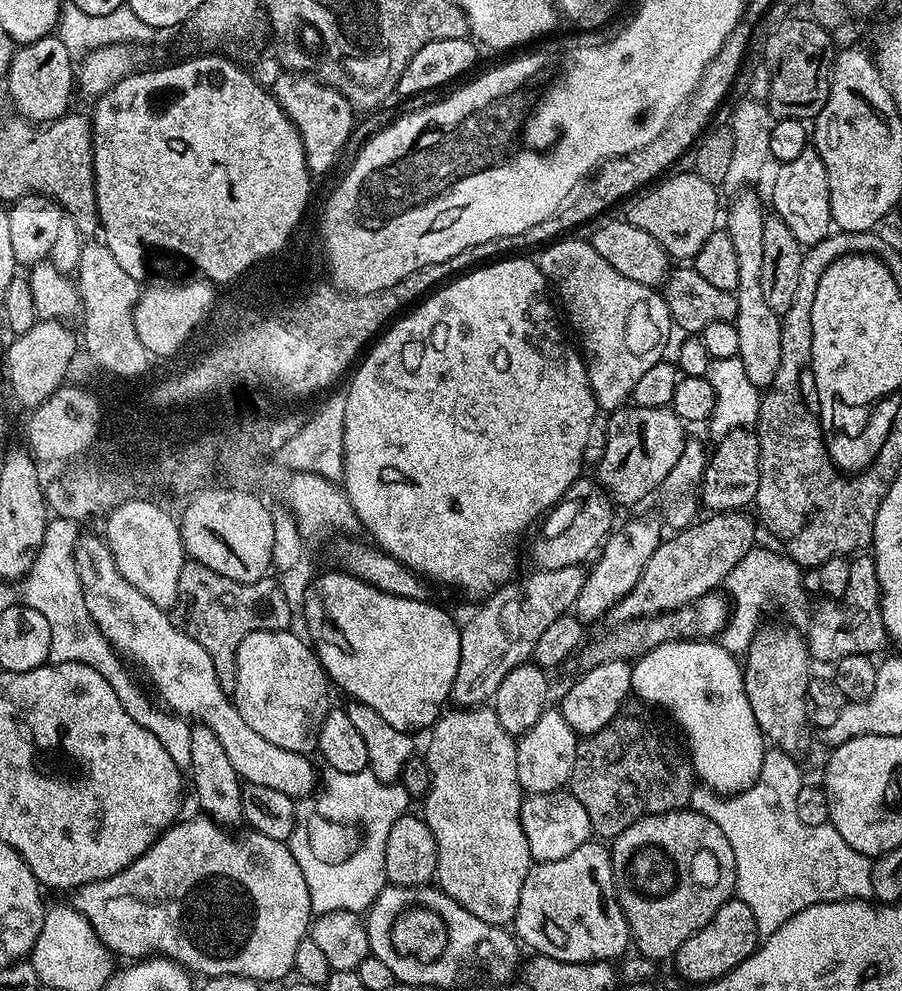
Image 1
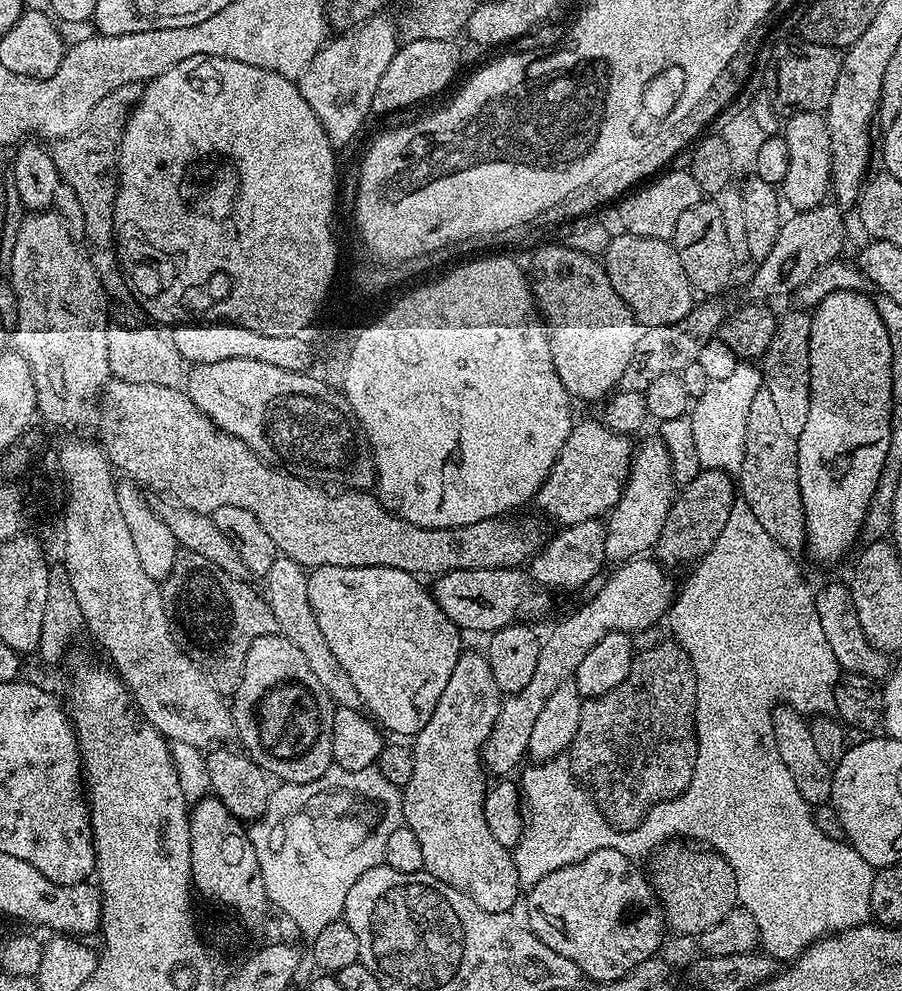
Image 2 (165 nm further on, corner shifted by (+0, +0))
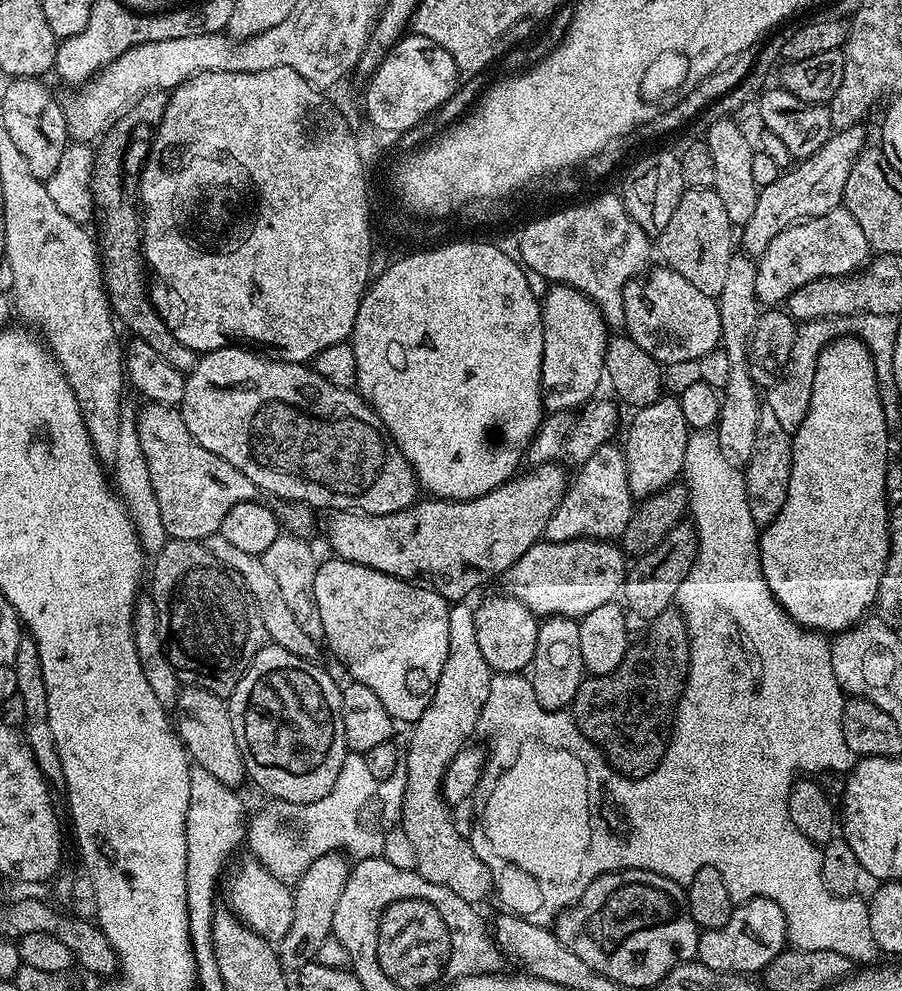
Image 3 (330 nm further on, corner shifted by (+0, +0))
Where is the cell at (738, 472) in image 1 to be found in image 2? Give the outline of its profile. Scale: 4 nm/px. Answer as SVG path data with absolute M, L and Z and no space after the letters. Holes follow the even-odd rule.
M701 469L699 475L673 499L670 513L662 526L662 534L656 543L654 554L659 563L671 568L686 562L699 561L713 546L726 526L727 519L735 508L738 494L733 477L724 471Z

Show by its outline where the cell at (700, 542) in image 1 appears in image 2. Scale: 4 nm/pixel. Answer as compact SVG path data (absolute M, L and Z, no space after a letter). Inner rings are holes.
M637 558L621 563L617 567L620 569L611 573L606 586L597 595L585 599L577 612L570 613L561 624L553 626L548 637L543 637L538 663L534 665L534 678L530 678L522 690L503 697L494 730L484 744L482 763L491 775L493 772L493 777L511 777L511 772L515 773L521 767L520 759L528 756L530 733L534 731L538 713L546 707L550 694L554 694L558 686L569 683L575 677L578 666L582 666L582 658L590 654L596 643L602 642L602 638L611 632L644 632L667 617L674 599L672 580L663 564L648 559Z

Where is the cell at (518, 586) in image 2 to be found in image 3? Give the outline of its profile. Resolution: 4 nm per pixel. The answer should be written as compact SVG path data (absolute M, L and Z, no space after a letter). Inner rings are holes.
M581 538L579 540L567 540L566 542L554 542L549 540L547 542L538 542L534 546L530 546L530 550L526 550L526 554L522 554L522 558L518 558L518 562L514 562L514 566L509 568L506 573L506 579L512 583L510 594L518 602L522 602L522 606L526 606L538 618L547 618L550 616L570 616L579 618L590 614L590 610L598 610L598 606L606 606L613 603L621 595L626 573L626 555L619 543L609 542L606 540L597 540L595 538Z

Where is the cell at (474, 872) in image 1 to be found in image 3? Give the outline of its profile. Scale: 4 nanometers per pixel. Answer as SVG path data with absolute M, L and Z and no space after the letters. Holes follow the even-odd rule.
M456 602L448 609L450 614L450 650L446 658L446 666L442 666L442 674L436 683L434 698L430 698L430 706L426 706L426 714L417 720L411 729L412 737L406 744L406 790L404 801L400 807L398 817L399 827L406 830L414 851L418 853L418 862L415 871L419 872L426 882L434 882L438 886L446 886L458 898L462 898L467 904L479 905L479 900L484 900L492 892L492 872L488 864L468 845L468 836L458 834L452 821L453 809L444 801L444 792L441 790L446 770L453 758L460 753L461 748L469 743L472 735L477 735L480 715L486 708L486 698L490 696L490 682L493 678L493 670L482 658L482 649L478 646L478 634L476 633L476 614L473 605L468 602Z

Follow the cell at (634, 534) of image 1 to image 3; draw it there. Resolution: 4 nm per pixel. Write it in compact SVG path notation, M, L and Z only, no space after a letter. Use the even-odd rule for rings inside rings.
M661 395L660 399L650 402L645 408L635 409L636 417L628 428L628 437L622 443L628 488L633 497L645 498L663 491L684 471L686 442L690 429L686 418L682 418L682 406L675 395Z

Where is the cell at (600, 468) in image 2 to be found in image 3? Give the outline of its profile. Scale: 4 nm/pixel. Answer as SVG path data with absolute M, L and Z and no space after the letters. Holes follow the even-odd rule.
M560 462L537 464L528 471L532 472L513 479L511 483L500 485L485 496L479 496L477 500L424 498L411 508L381 516L357 514L352 510L333 511L328 520L328 544L341 560L361 564L400 580L412 582L419 578L445 600L463 601L479 586L483 576L507 573L514 562L518 562L518 558L522 558L522 554L530 550L530 546L538 543L546 530L546 522L550 522L554 510L560 505L560 499L570 483L569 473L564 473Z

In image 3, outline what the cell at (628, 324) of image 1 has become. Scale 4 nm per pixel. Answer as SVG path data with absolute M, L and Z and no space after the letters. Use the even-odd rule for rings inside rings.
M552 284L549 289L541 299L544 349L540 386L545 409L560 414L563 408L579 409L597 395L596 387L606 376L604 355L610 333L604 316L584 292L568 284Z

